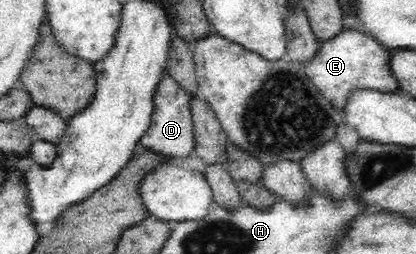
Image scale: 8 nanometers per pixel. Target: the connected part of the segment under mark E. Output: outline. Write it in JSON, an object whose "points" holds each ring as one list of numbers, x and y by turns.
{"points":[[345,26,336,37,319,43,317,55,306,61,303,68,340,116,346,107,348,95,354,89,374,89,382,93,398,90,398,82,390,69,390,53,375,37,370,37,360,29]]}

